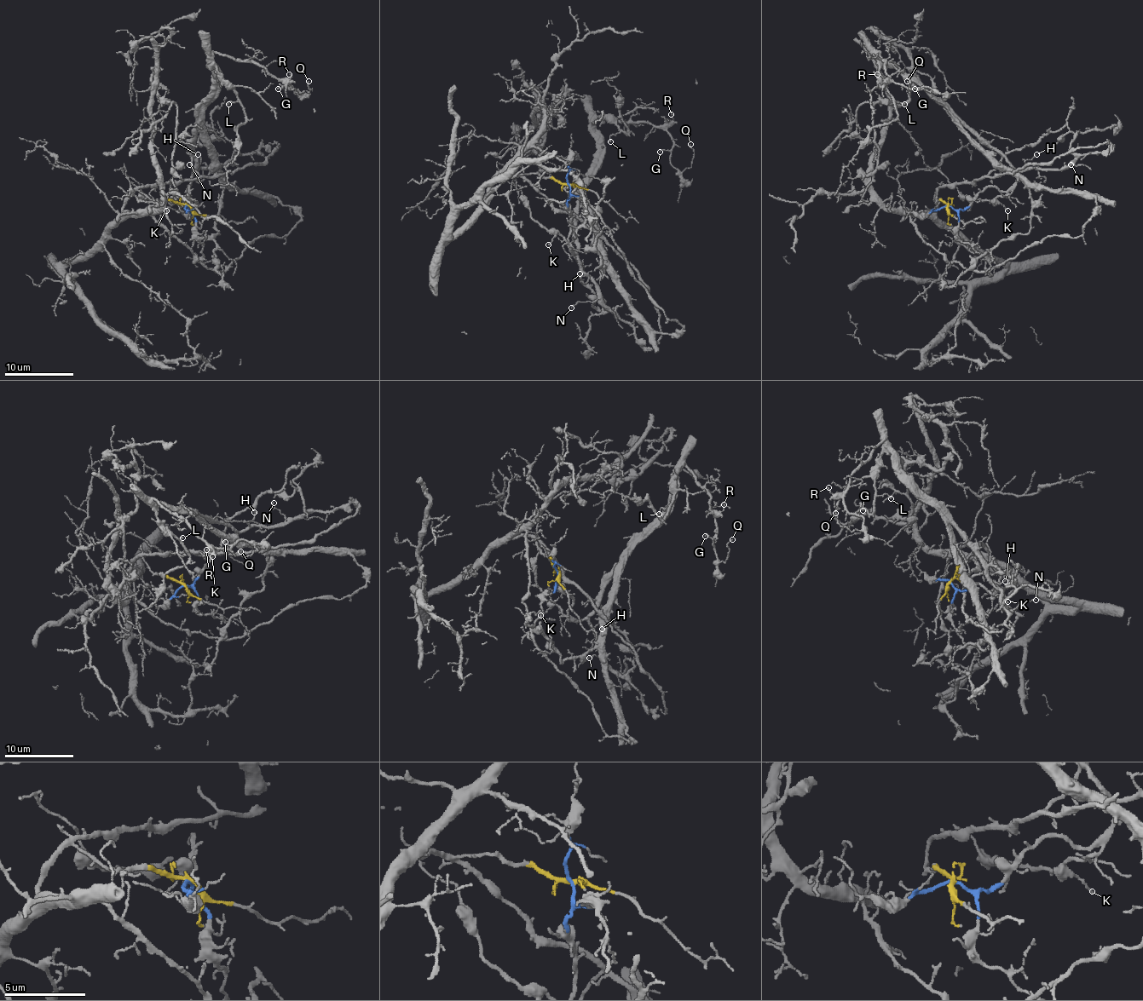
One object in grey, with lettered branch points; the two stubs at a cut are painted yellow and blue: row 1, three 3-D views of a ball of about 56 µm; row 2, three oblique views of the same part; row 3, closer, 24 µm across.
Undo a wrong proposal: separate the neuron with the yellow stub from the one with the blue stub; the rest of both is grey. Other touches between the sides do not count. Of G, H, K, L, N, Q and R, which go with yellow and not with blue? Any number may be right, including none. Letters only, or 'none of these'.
none of these

